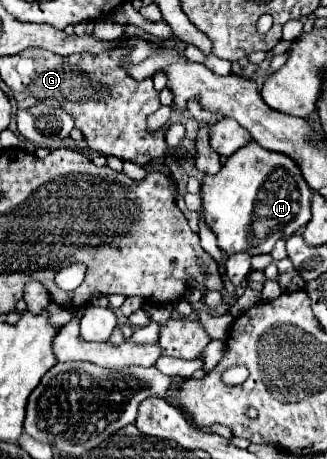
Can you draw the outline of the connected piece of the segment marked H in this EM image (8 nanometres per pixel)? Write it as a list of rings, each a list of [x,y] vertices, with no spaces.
[[[254,141],[230,155],[218,175],[208,175],[202,179],[200,197],[206,225],[216,235],[218,247],[226,253],[226,257],[236,253],[248,253],[250,257],[270,253],[278,239],[298,233],[310,221],[310,187],[306,185],[296,163],[282,153],[268,153],[266,149],[260,149]]]

